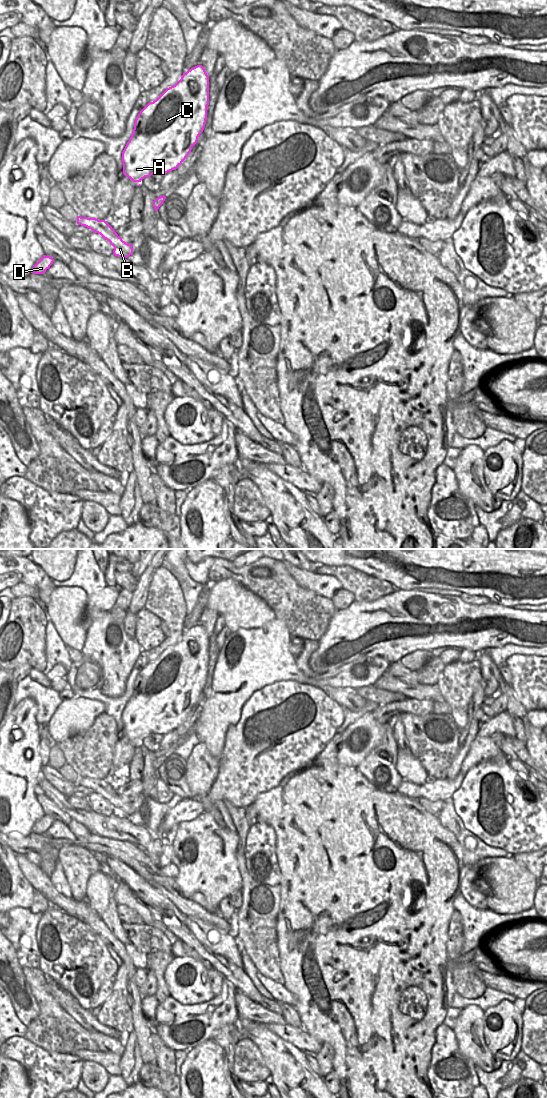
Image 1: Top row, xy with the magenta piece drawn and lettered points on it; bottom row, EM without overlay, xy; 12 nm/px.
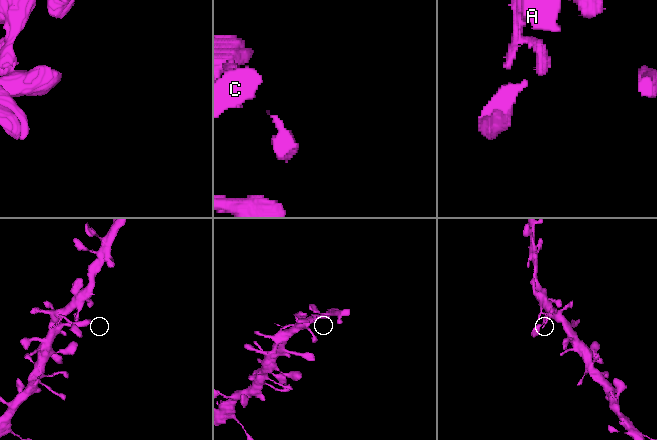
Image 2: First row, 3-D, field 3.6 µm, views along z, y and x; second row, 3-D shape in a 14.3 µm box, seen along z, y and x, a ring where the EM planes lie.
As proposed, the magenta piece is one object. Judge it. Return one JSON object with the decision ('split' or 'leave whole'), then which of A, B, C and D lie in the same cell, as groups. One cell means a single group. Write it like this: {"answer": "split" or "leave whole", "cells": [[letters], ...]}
{"answer": "leave whole", "cells": [["A", "B", "C", "D"]]}

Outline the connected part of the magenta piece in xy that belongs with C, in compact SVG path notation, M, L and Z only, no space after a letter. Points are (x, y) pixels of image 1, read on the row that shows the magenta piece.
M197 65L156 100L149 102L135 119L133 133L122 152L123 174L133 182L141 182L152 174L176 170L186 159L203 132L209 105L209 76Z

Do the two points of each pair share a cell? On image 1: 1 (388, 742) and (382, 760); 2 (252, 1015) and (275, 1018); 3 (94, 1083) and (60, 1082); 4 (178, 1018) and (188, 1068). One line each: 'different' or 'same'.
1: same
2: same
3: different
4: different

